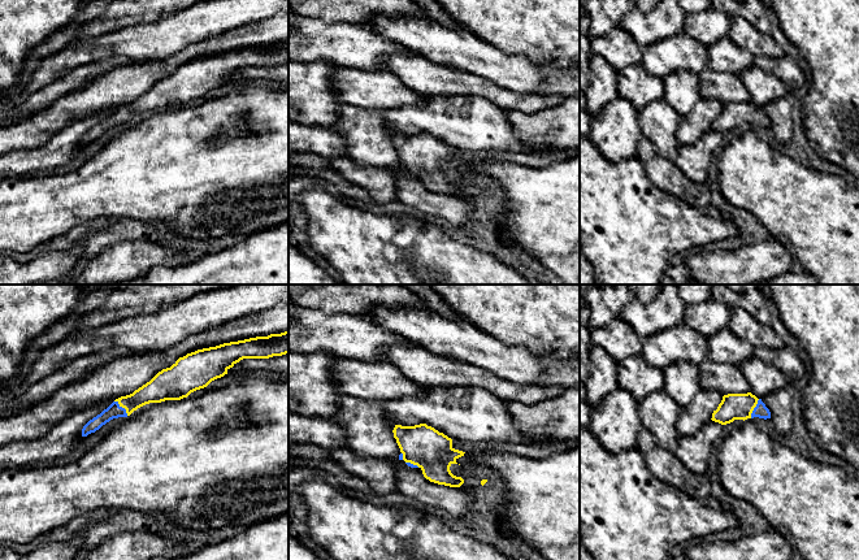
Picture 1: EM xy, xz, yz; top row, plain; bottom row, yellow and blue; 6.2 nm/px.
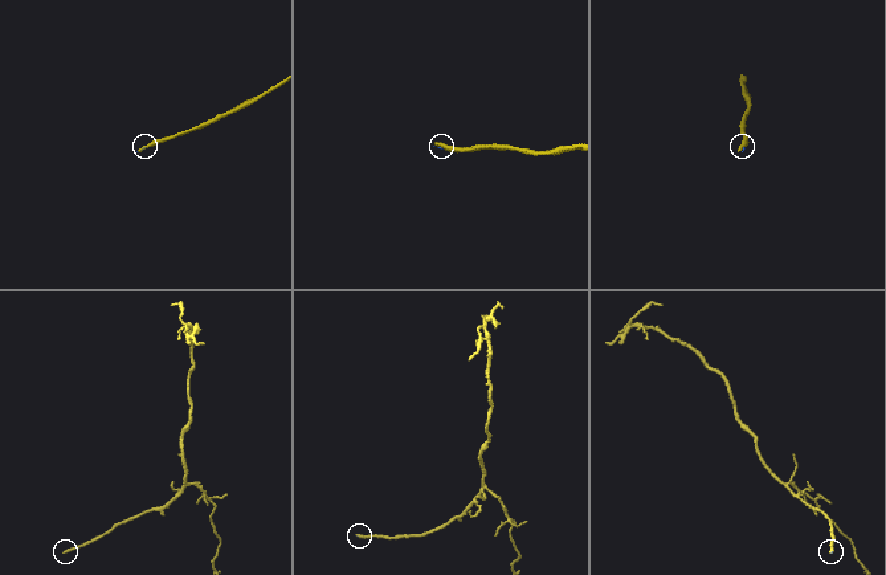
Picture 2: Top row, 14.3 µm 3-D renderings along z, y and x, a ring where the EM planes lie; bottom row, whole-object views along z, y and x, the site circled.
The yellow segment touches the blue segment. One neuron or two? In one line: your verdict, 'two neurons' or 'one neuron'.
one neuron

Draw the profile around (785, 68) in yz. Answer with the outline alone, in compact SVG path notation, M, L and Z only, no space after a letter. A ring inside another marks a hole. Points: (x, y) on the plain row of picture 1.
M764 55L754 56L754 65L778 78L786 91L802 94L804 88L804 74L799 65L789 56L771 58Z

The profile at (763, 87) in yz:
M755 65L742 71L741 79L749 90L750 101L758 108L763 108L786 94L786 88L778 78Z

